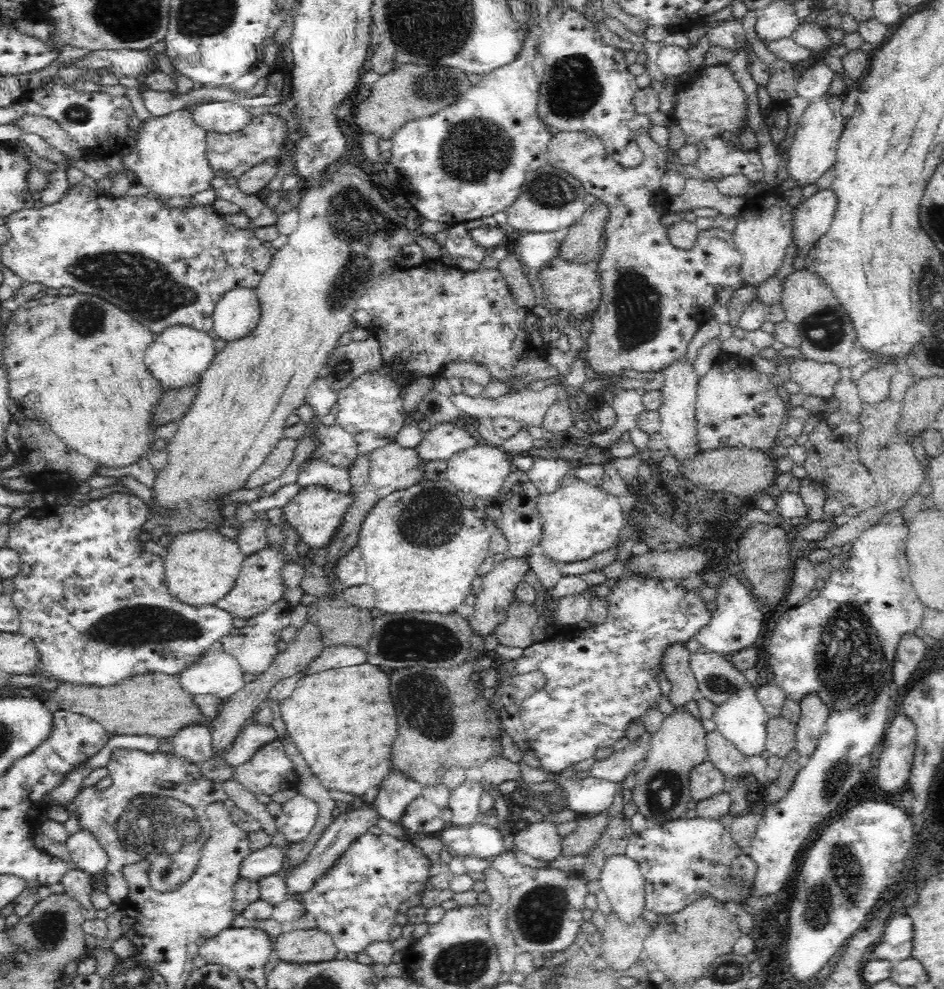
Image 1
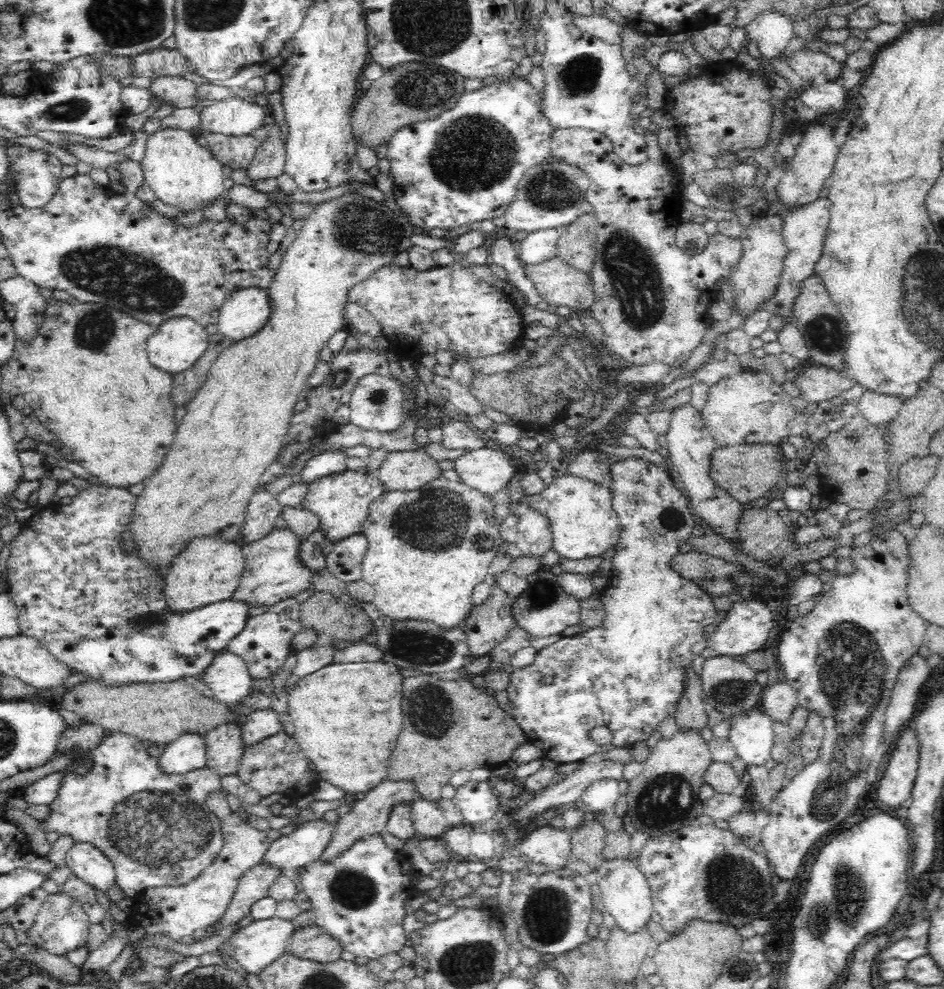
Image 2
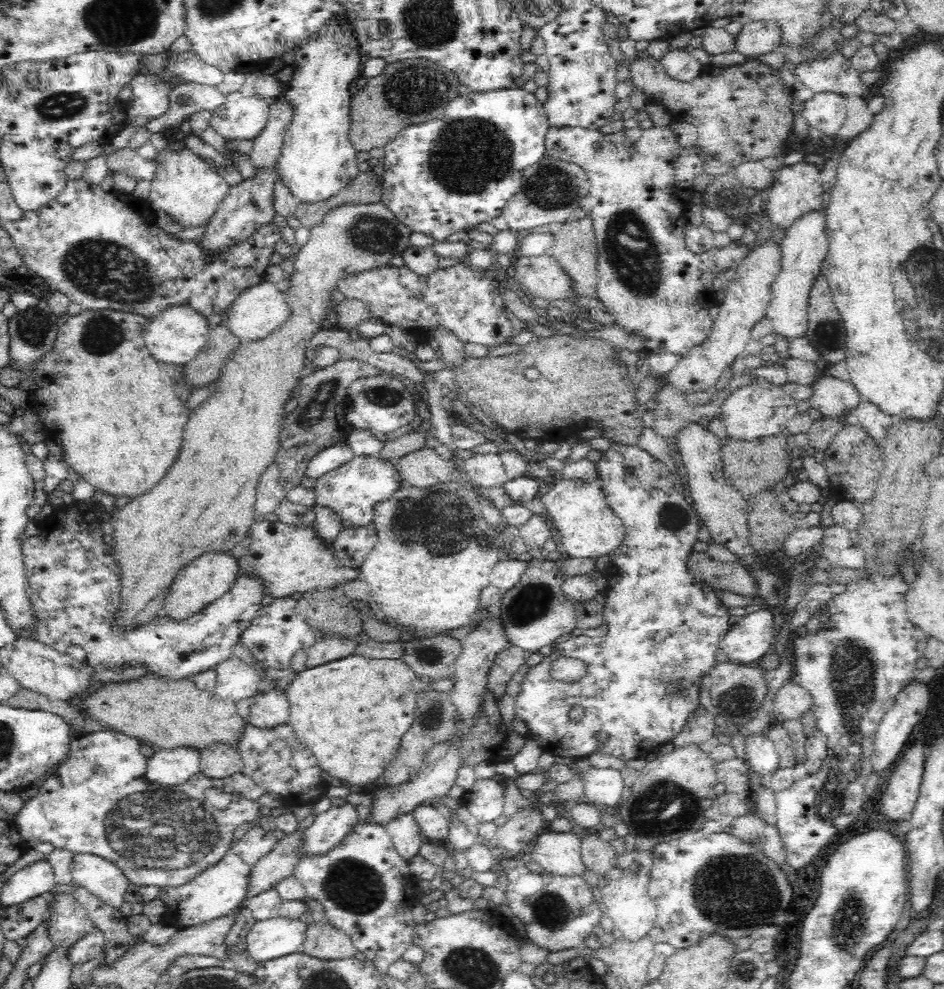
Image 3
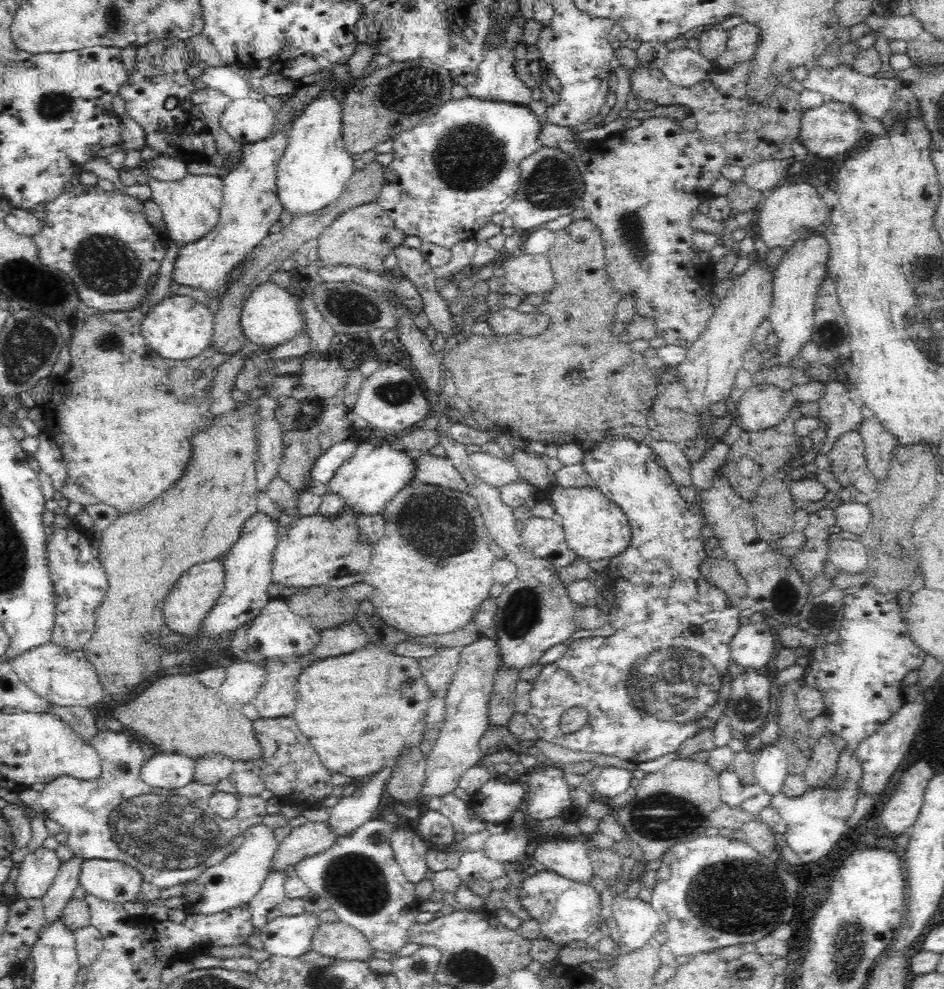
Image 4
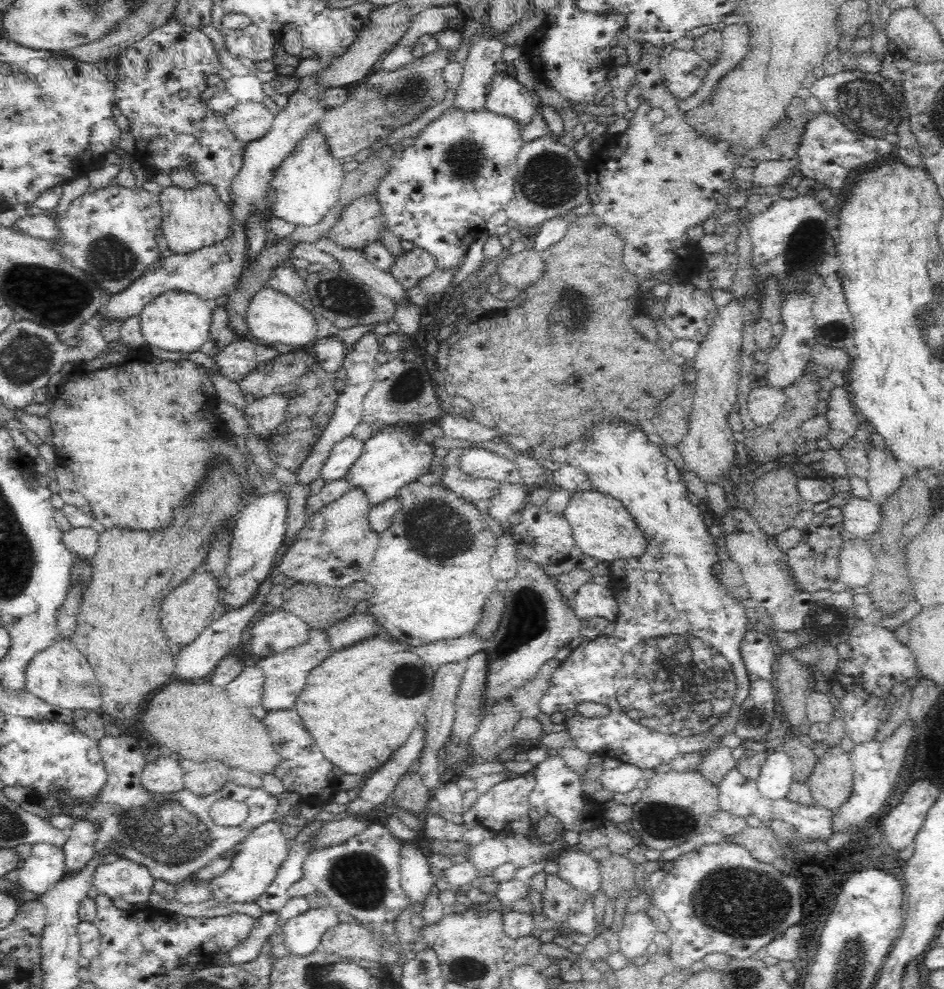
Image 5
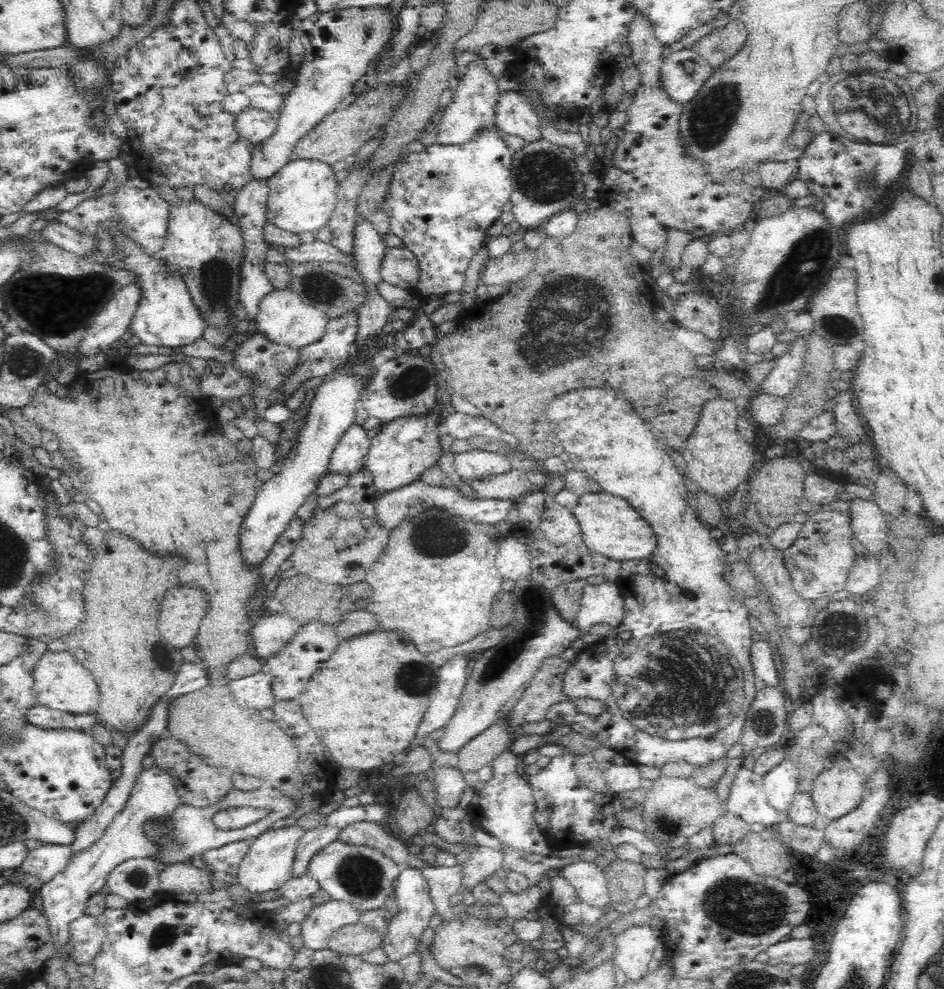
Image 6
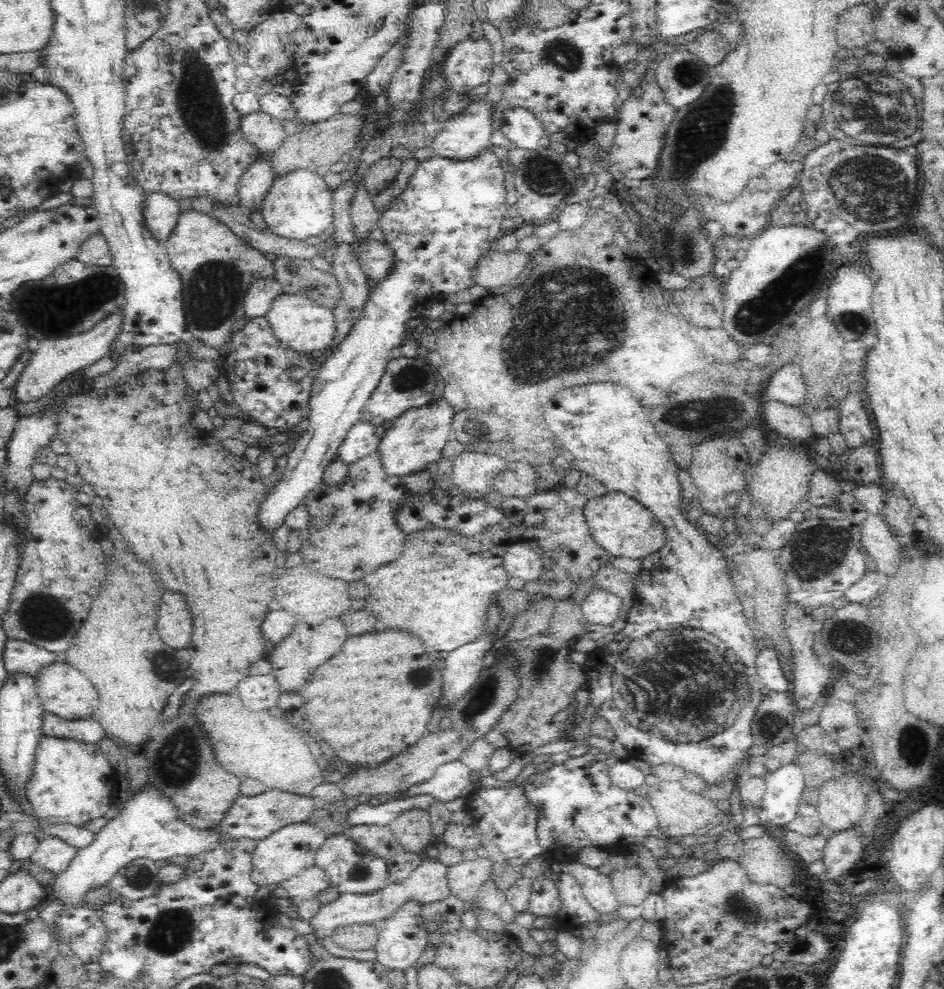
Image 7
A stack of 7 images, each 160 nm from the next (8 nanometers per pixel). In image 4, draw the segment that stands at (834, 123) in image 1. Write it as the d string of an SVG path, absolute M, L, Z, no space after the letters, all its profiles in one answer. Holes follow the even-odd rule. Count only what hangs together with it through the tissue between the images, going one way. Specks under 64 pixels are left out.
M806 181L786 183L771 189L765 194L758 208L758 234L760 240L770 248L792 248L795 242L802 241L811 234L824 234L829 220L830 210L822 199L822 189L814 187Z

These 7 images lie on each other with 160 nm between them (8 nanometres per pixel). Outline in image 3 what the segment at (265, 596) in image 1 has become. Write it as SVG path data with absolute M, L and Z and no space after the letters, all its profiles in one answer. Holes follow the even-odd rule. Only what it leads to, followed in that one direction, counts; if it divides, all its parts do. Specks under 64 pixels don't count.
M258 521L251 526L251 543L238 559L240 571L256 576L266 588L265 595L275 599L316 589L338 591L340 585L359 579L360 570L338 565L334 547L314 533L314 527L295 527L280 521Z

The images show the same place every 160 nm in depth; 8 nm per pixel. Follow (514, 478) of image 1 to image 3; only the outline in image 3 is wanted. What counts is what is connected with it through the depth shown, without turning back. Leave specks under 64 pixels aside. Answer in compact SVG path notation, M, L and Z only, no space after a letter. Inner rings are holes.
M534 514L519 527L519 534L524 539L527 552L534 561L558 564L562 560L562 550L558 549L560 542L556 531L548 526L546 517Z

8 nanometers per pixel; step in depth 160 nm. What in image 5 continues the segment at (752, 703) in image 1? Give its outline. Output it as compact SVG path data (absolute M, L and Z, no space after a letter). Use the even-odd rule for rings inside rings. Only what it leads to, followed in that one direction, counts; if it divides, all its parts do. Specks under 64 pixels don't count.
M778 749L768 752L756 782L759 793L770 800L780 800L788 794L793 781L794 763L788 753Z

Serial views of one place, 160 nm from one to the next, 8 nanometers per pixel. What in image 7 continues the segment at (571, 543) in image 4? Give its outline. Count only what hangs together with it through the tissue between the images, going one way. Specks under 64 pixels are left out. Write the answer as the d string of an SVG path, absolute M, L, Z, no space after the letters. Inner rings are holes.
M609 492L604 496L588 499L583 513L594 541L614 558L642 560L660 550L666 542L666 527L656 519L656 515L623 492Z

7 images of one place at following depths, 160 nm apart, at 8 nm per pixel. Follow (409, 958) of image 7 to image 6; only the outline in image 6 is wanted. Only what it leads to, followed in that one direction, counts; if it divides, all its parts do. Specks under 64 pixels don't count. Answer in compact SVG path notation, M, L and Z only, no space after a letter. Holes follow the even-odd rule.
M407 866L404 870L401 870L395 881L395 897L398 911L391 918L389 925L386 926L386 934L381 941L381 948L388 956L388 962L398 962L408 954L417 953L422 932L428 928L428 922L435 913L428 881L421 875L418 868Z

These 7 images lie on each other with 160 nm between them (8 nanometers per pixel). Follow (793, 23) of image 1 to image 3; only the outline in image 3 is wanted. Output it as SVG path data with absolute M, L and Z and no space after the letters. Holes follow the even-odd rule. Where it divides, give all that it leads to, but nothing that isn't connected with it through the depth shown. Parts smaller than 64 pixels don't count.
M773 20L745 24L735 37L735 51L744 56L758 57L776 50L781 44L781 28Z

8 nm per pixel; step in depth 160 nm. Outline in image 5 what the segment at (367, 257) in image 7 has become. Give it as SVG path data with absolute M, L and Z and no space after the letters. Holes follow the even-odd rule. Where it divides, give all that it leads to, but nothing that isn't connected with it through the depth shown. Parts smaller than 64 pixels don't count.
M414 247L395 257L388 271L405 289L409 289L434 270L436 270L435 258L429 252Z

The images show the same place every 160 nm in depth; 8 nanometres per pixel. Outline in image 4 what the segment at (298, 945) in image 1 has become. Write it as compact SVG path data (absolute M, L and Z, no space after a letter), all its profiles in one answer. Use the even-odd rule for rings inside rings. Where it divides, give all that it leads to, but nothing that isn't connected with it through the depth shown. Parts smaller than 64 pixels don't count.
M340 920L318 924L312 938L311 950L340 960L366 962L375 958L375 950L370 948L370 941L356 928Z

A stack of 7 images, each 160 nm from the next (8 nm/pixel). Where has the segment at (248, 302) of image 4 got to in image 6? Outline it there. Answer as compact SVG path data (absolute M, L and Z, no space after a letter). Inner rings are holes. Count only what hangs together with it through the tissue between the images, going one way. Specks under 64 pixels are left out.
M274 289L260 300L254 321L257 330L266 335L270 341L301 349L308 344L314 344L324 336L329 320L324 311L306 304L296 292L289 289Z

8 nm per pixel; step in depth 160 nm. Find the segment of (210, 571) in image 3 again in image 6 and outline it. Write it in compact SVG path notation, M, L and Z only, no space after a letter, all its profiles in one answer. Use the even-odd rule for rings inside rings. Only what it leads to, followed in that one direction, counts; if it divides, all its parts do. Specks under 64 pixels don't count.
M178 586L178 588L168 590L162 600L157 623L157 630L165 645L172 644L172 647L179 650L194 644L193 641L198 635L200 624L208 608L209 598L202 590L188 588L188 586Z

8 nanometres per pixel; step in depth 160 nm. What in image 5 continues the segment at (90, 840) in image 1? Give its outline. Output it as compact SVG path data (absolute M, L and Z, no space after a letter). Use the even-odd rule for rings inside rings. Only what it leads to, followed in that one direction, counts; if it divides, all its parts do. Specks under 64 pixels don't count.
M122 858L98 864L92 876L92 885L99 894L119 900L130 908L148 903L154 891L154 881L154 875L146 866Z

